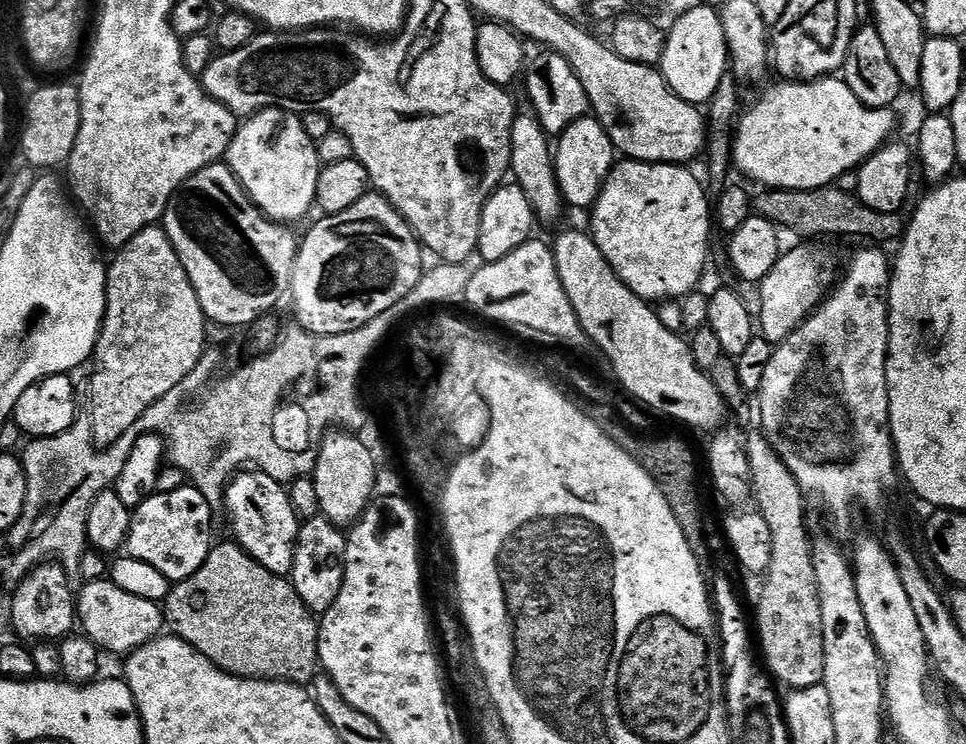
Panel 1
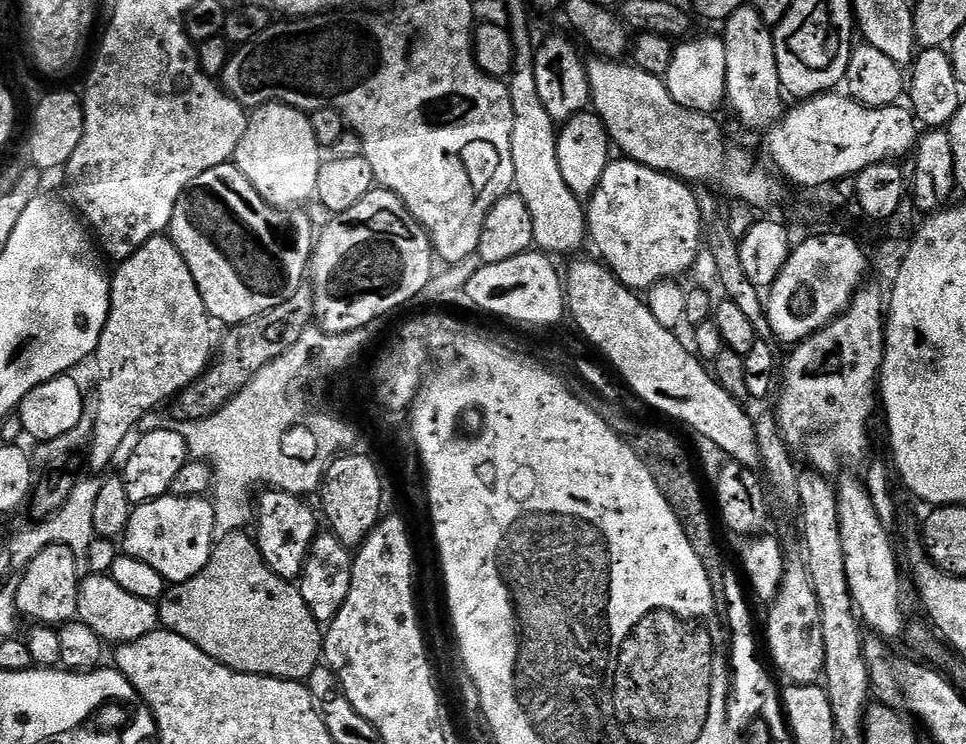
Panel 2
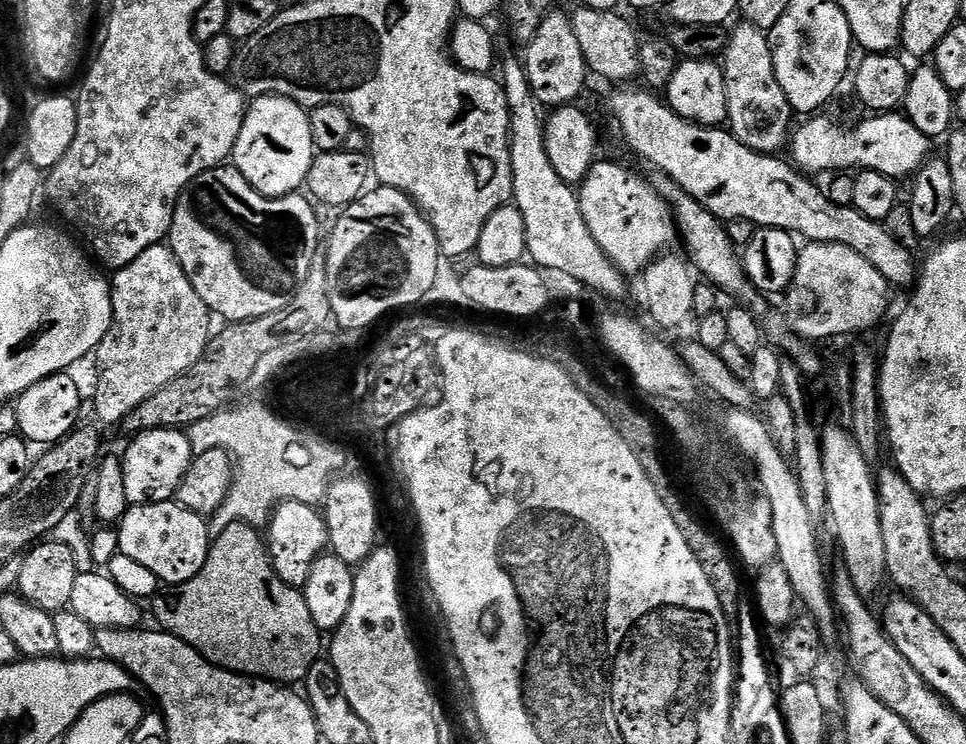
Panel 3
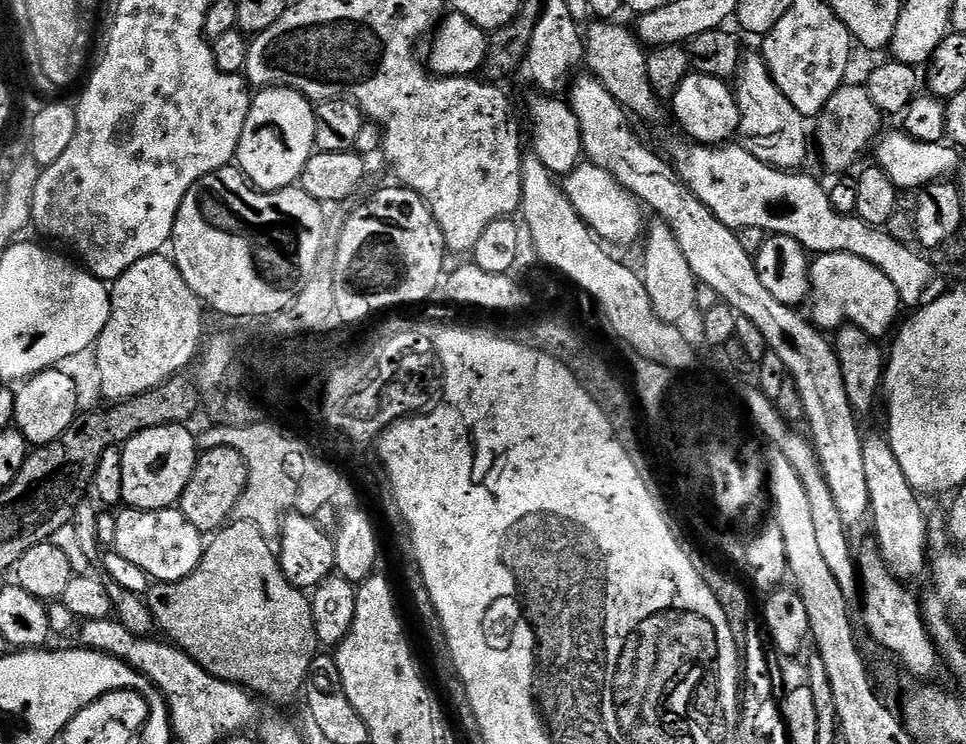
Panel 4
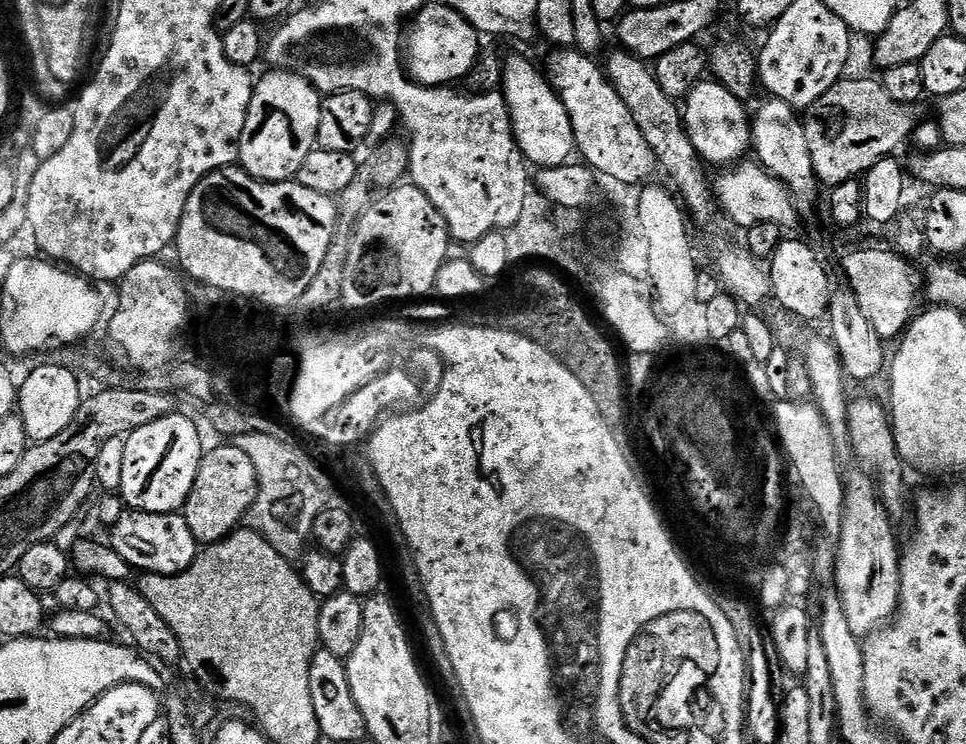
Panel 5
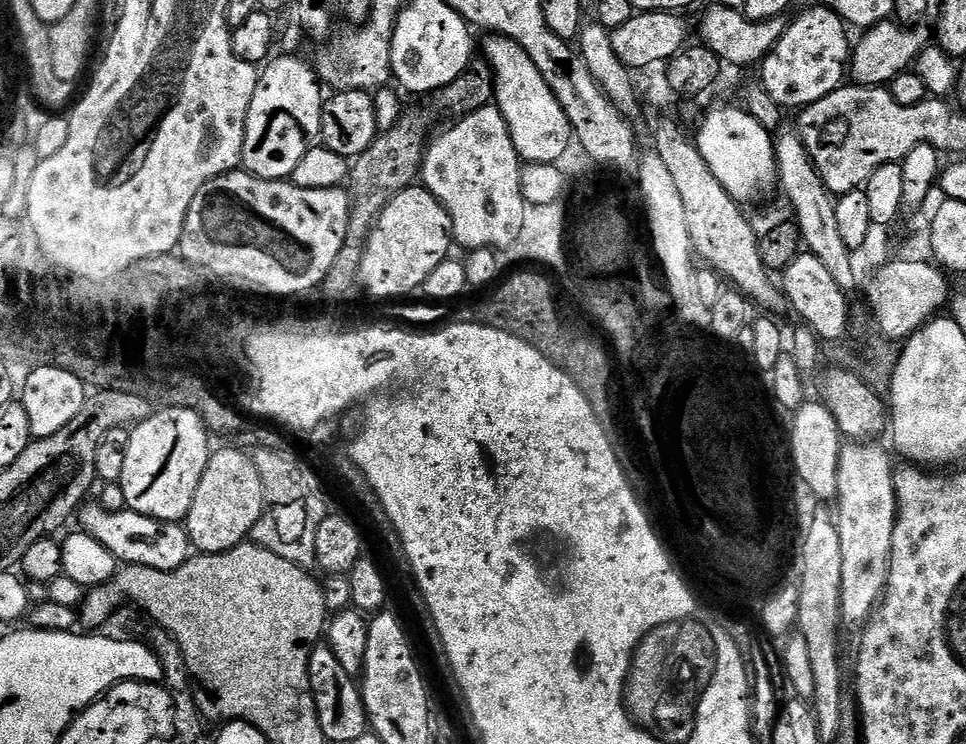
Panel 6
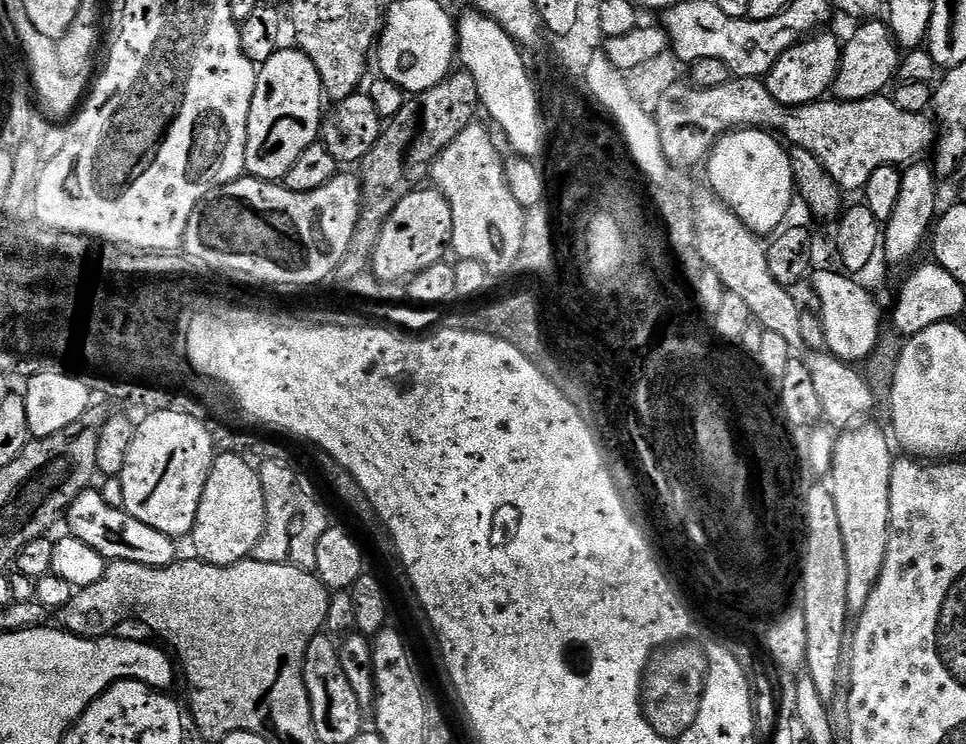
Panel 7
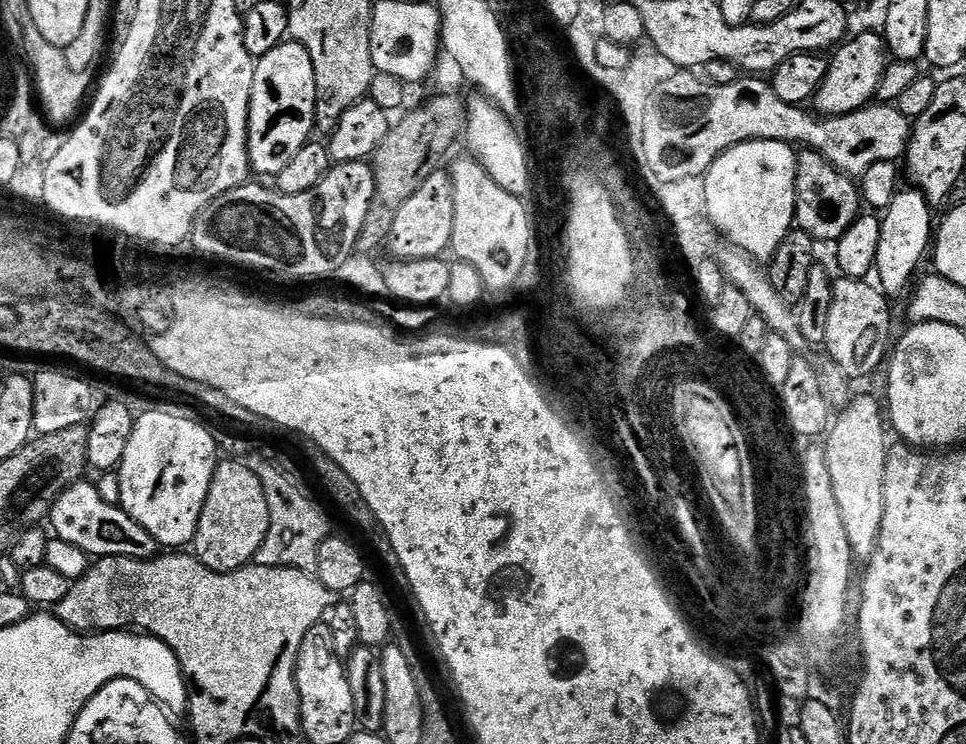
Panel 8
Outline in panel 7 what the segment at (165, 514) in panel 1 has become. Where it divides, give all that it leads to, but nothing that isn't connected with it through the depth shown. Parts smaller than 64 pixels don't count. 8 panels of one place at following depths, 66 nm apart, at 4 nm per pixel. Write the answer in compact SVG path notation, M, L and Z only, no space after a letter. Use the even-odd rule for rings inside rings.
M89 490L78 494L66 513L67 531L86 546L98 550L105 561L125 560L126 562L138 562L142 566L154 566L165 568L176 563L177 541L173 537L162 534L160 530L154 530L152 526L146 526L146 522L138 522L129 512L123 508L106 506L102 494L98 490Z

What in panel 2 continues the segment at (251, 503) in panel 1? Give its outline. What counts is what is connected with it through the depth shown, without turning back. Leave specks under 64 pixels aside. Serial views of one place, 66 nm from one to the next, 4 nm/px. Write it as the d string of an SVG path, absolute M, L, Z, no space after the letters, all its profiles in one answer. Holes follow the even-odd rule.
M264 490L261 493L254 504L255 542L274 574L278 574L283 580L299 581L304 564L308 561L310 546L318 535L316 516L308 506L307 499L275 490Z

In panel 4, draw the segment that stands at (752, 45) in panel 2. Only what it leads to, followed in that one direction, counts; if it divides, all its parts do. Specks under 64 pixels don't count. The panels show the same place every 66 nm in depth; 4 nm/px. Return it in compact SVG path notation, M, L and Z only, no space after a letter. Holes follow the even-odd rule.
M748 51L741 55L739 68L734 77L734 95L736 104L739 106L739 130L737 132L738 140L742 148L758 158L759 161L766 162L775 168L784 171L795 171L801 169L803 162L808 154L808 134L806 132L807 117L804 117L800 111L791 105L790 100L786 98L772 76L769 74L769 68L765 64L761 53Z

